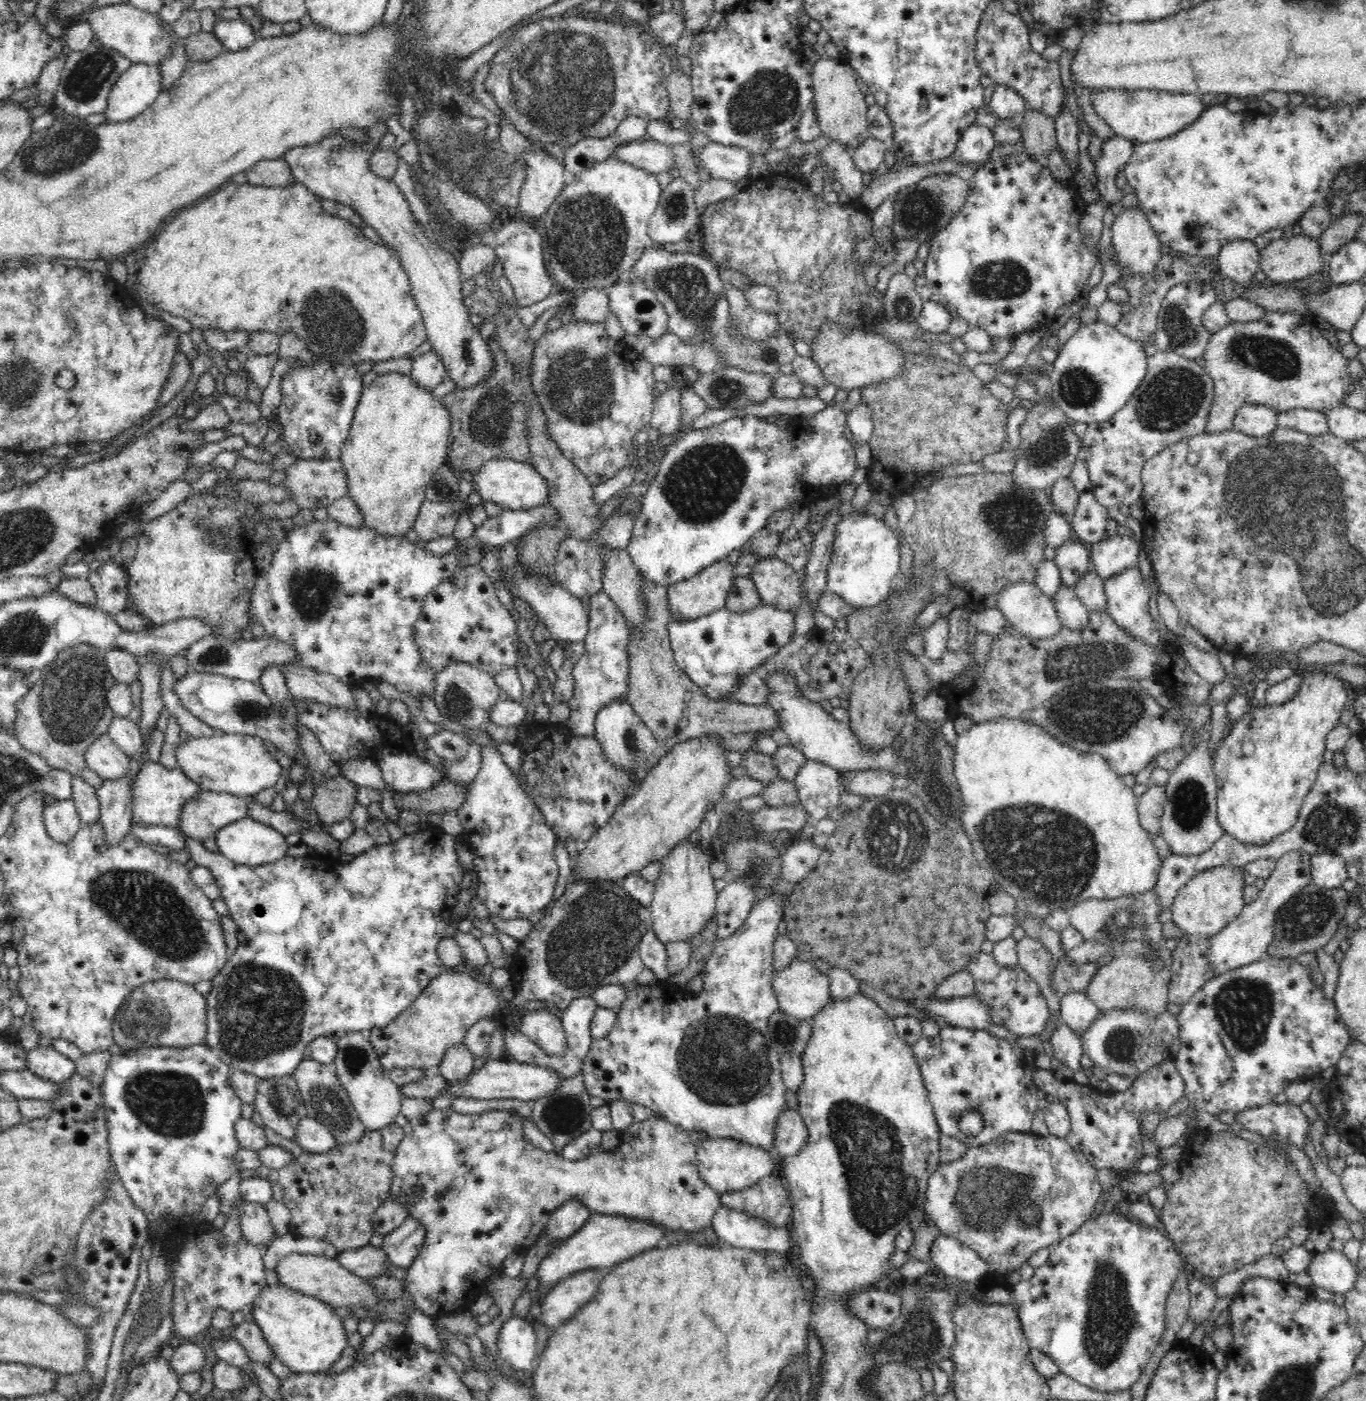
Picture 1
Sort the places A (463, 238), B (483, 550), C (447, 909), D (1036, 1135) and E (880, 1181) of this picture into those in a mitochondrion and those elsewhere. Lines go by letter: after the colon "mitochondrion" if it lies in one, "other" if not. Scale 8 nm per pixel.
A: other
B: other
C: other
D: other
E: mitochondrion

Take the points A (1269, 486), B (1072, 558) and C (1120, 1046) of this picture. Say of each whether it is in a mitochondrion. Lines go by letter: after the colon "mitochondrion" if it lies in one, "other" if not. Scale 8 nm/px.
A: mitochondrion
B: other
C: mitochondrion

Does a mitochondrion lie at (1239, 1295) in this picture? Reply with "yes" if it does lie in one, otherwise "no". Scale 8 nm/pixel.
no

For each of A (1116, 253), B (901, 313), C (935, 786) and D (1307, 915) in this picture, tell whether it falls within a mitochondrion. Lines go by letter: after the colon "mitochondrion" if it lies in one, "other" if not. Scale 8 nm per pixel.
A: other
B: mitochondrion
C: mitochondrion
D: mitochondrion

